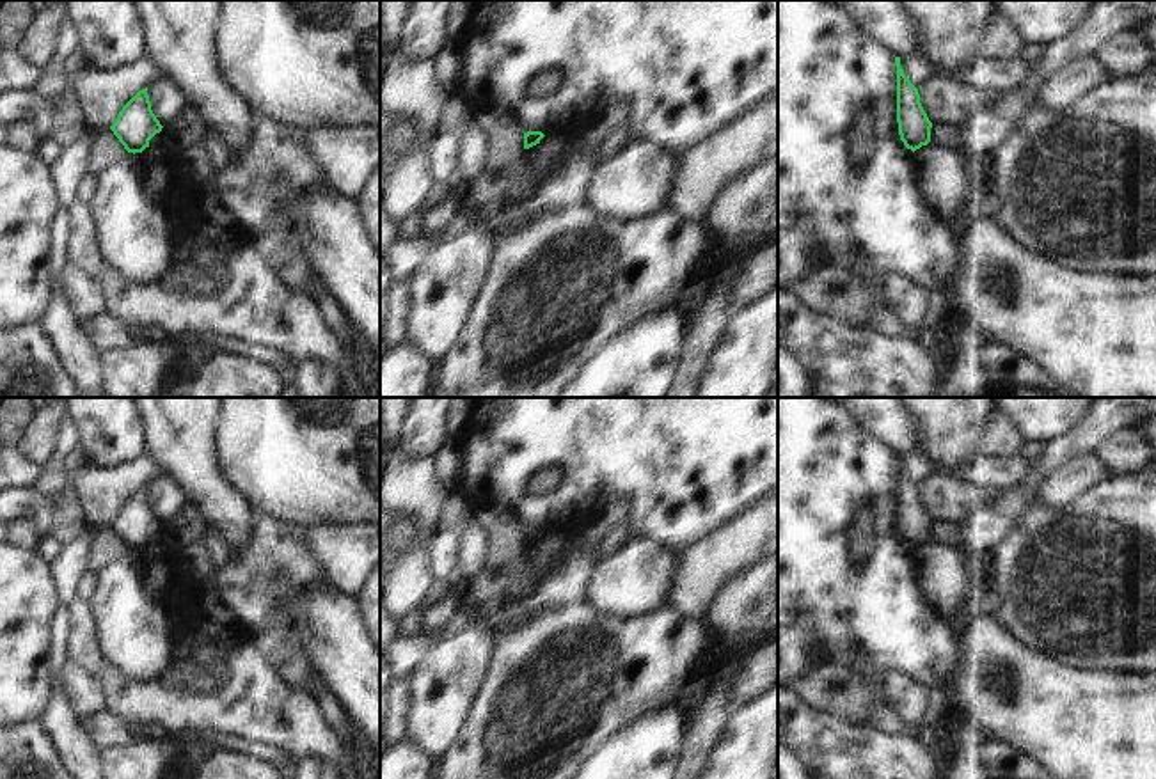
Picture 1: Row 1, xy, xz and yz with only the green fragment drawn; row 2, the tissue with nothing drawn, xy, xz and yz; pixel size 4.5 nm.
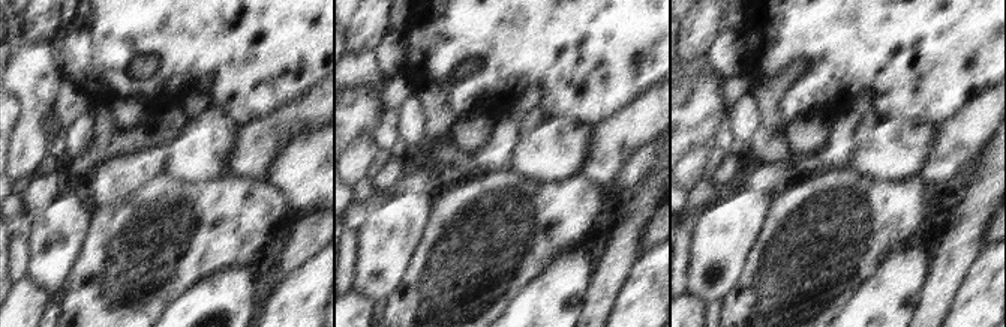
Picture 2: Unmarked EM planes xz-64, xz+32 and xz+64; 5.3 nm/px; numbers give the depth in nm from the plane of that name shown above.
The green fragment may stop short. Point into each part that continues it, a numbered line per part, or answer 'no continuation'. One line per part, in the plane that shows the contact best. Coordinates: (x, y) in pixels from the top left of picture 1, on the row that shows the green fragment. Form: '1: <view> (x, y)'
no continuation

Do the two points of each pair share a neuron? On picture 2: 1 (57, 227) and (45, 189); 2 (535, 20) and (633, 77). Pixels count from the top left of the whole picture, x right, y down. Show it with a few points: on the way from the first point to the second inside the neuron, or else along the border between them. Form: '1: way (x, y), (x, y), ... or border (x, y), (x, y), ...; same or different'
1: border (57, 195), (35, 216), (29, 230); different
2: way (559, 20), (576, 20), (609, 53); same

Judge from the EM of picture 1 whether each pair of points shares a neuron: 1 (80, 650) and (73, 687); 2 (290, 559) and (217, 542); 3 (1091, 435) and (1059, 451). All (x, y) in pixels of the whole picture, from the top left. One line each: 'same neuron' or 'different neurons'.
1: different neurons
2: different neurons
3: same neuron

